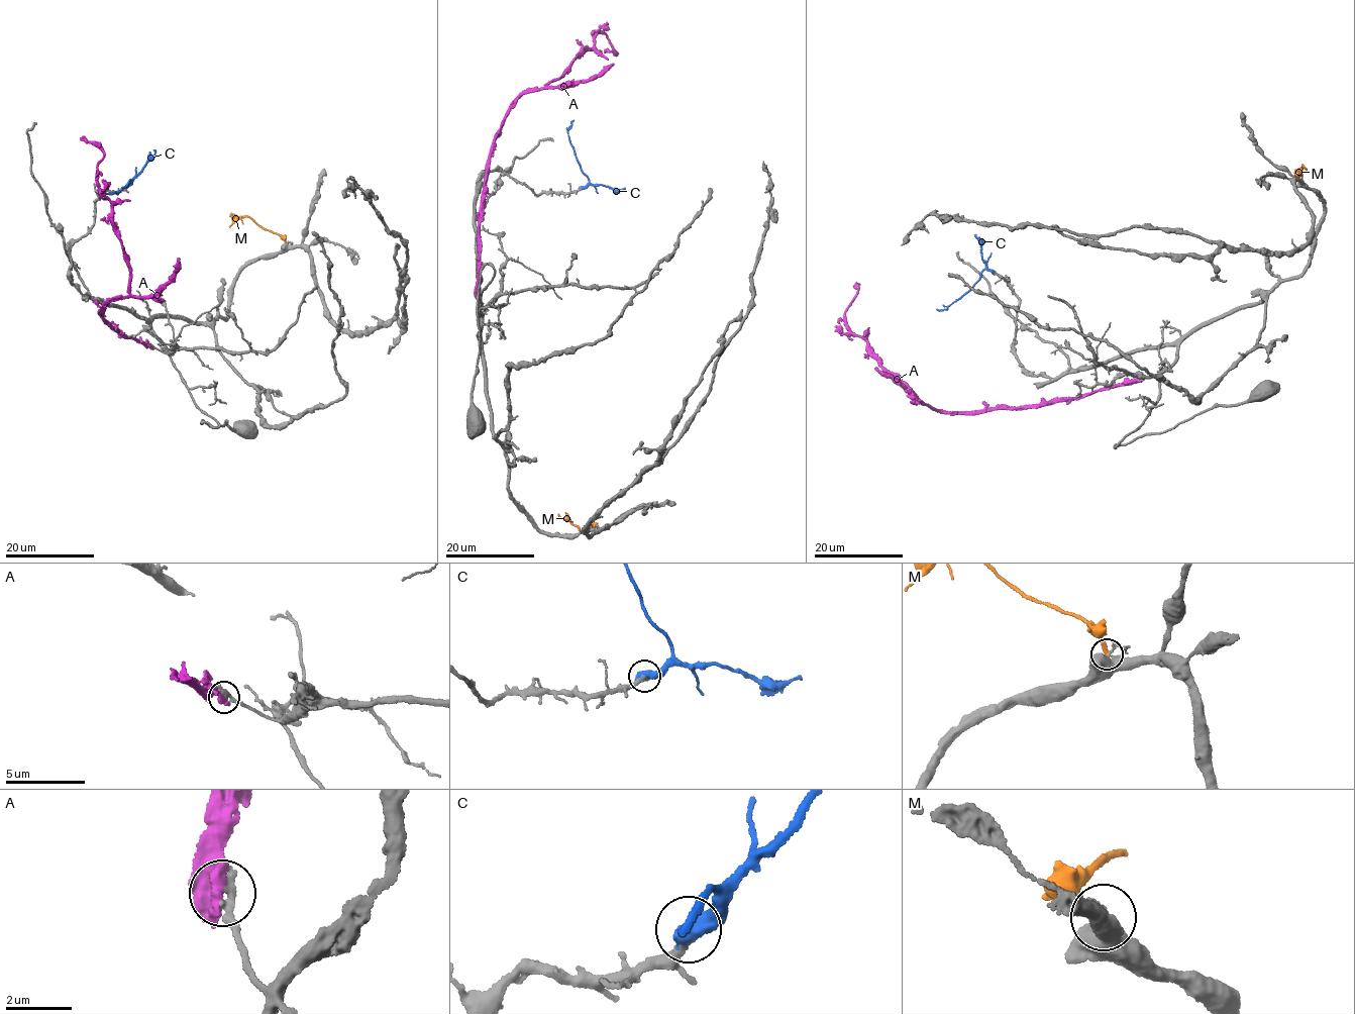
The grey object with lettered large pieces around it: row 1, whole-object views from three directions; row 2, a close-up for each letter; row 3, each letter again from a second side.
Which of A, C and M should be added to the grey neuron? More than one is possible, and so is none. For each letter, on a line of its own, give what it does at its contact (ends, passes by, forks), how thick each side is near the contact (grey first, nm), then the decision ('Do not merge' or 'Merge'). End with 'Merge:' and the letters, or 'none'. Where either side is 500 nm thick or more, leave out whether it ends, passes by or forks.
A: Thickness 360 nm (grey) against 550 nm. Do not merge
C: Thickness 360 nm (grey) against 600 nm. Merge
M: Thickness 500 nm (grey) against 240 nm. Do not merge
Merge: C

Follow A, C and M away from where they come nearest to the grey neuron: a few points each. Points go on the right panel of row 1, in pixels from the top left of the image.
A: (1140, 379), (1050, 403), (942, 411), (926, 405), (846, 325), (845, 310), (859, 284)
C: (995, 272), (984, 269), (970, 289), (946, 309), (936, 309)
M: (1301, 181), (1297, 178), (1307, 171), (1303, 165), (1299, 182)

